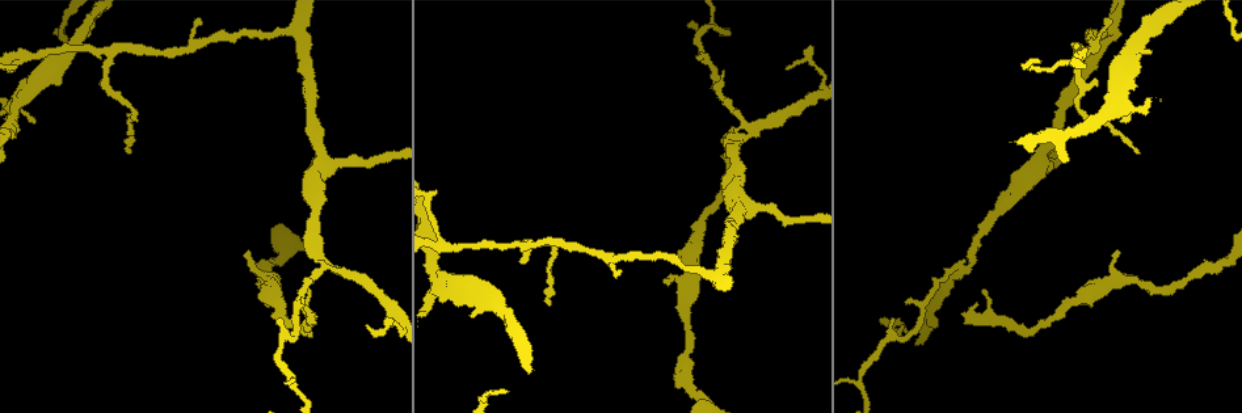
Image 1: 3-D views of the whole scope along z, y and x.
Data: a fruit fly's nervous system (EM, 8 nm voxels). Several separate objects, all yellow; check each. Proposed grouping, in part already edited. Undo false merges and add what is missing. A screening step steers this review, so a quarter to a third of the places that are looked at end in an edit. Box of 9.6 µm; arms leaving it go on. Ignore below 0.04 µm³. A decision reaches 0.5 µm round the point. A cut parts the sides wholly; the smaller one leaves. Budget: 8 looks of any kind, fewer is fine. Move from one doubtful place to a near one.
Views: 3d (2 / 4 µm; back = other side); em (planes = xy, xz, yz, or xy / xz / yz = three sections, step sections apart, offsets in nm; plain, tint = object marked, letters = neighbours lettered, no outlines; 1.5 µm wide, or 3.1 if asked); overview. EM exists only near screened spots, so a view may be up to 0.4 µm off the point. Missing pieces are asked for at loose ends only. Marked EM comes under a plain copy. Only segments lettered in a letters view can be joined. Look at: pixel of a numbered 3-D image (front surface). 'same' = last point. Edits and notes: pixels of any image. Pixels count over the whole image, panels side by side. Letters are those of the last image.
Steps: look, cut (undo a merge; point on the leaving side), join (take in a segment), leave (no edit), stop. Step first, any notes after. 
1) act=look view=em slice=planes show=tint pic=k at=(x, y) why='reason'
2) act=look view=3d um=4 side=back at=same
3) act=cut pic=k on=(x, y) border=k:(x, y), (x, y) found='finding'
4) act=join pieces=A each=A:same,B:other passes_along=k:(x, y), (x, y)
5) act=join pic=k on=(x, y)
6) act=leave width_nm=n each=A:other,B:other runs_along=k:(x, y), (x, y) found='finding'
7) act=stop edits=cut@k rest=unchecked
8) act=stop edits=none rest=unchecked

act=look view=em slice=planes show=letters pic=1 at=(1150, 52)

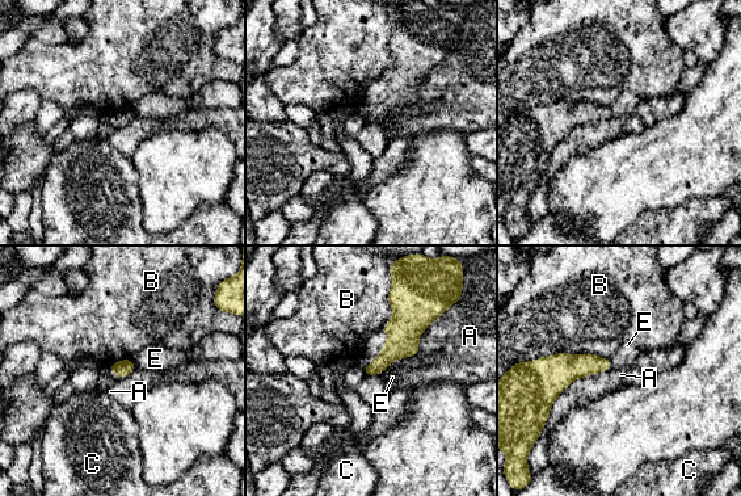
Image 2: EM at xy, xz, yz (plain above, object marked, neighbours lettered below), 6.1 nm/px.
act=leave each=A:other,B:other,C:other,E:other border=2:(442, 314), (421, 333), (417, 356) found='none of them fits'

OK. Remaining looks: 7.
act=look view=3d um=2 pic=1 at=(697, 394) why='calibre changes'

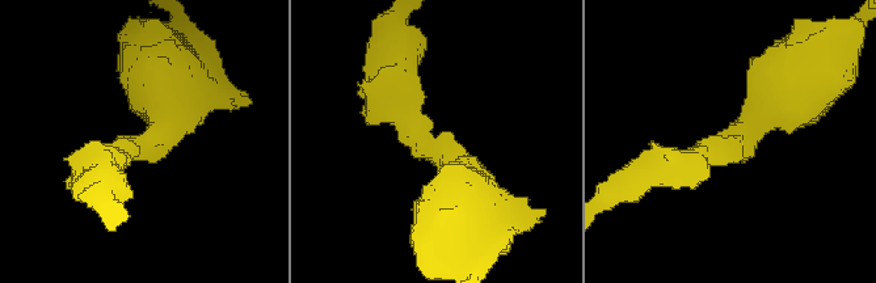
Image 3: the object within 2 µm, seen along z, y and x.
act=look view=em slice=yz step=8 show=tint pic=3 at=(136, 149) arm_widths_nm=220,550 why='need the tissue'

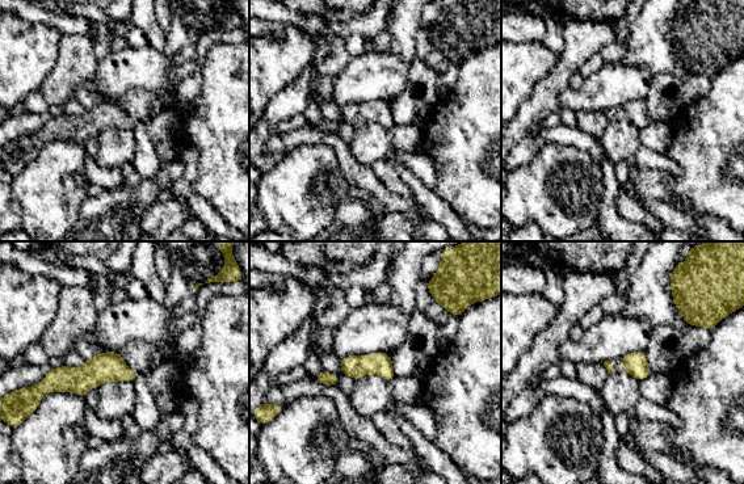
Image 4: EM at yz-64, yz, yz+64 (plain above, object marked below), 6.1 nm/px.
act=look view=em slice=xz step=4 show=letters at=same

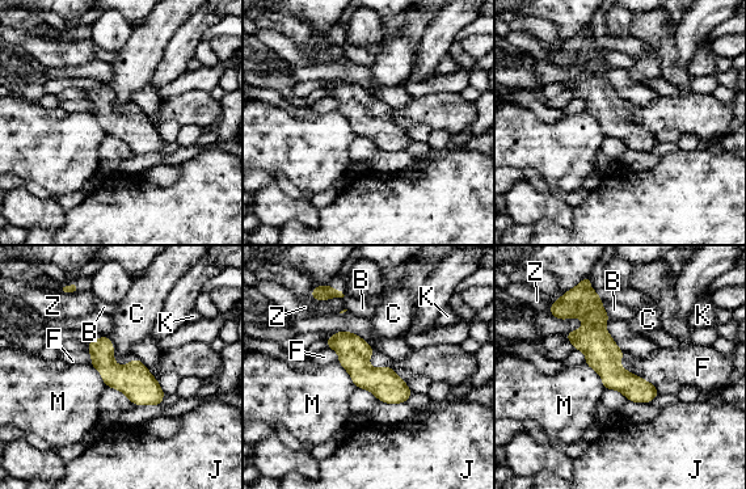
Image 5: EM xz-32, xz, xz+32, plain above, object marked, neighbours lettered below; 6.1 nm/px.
act=leave each=B:other,C:other,F:other,J:other,K:other,M:other,Z:other found='continuous, no second cell'

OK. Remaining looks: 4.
act=look view=3d um=4 pic=1 at=(313, 196) why='calibre changes'

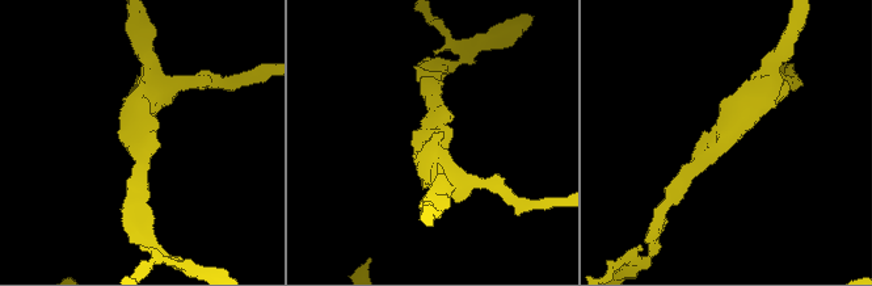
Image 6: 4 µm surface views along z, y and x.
act=look view=em slice=planes show=letters pic=6 at=(136, 137) arm_widths_nm=220,480

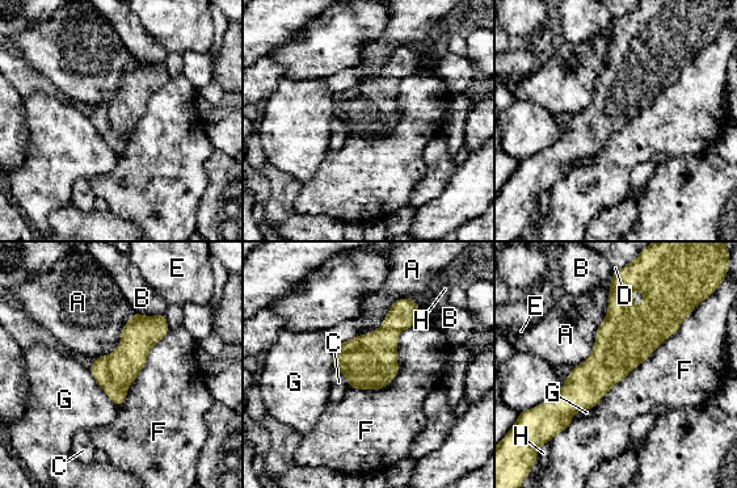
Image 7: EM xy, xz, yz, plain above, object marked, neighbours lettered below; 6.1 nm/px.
act=leave each=A:other,B:other,C:other,D:other,E:other,F:other,G:other,H:other found='continuous, no second cell'

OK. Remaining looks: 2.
act=stop edits=none rest=unchecked

